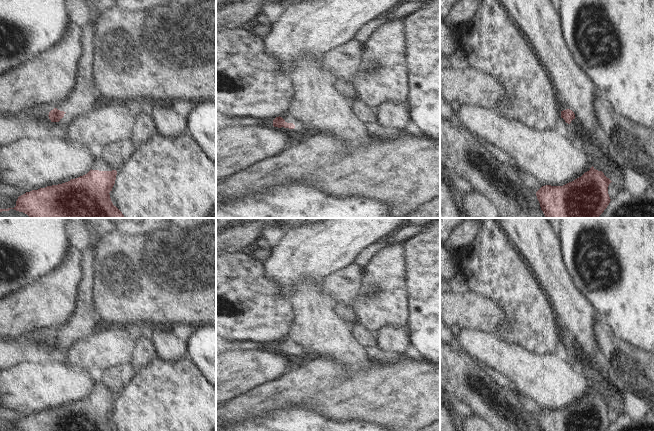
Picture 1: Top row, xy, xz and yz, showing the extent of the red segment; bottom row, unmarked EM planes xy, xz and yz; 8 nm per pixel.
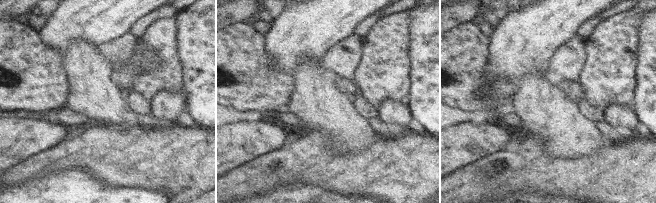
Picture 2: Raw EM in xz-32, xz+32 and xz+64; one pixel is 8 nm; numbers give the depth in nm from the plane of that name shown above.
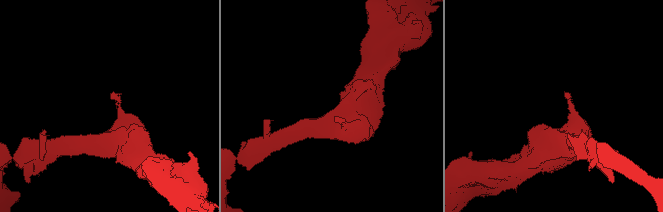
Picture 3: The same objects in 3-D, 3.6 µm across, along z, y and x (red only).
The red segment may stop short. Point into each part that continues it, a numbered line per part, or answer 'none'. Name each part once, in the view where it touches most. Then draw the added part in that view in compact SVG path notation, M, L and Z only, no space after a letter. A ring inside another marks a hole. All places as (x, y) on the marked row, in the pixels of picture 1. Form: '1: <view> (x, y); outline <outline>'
1: xz (299, 126); outline M287 115L286 117L282 117L282 118L285 120L285 122L293 123L295 125L294 129L281 127L281 129L283 129L283 130L285 130L293 135L299 135L302 131L308 129L308 126L306 126L303 122L295 119L291 115Z

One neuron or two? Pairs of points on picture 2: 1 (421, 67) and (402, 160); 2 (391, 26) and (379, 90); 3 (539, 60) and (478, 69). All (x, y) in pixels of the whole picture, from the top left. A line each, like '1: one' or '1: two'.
1: two
2: one
3: two

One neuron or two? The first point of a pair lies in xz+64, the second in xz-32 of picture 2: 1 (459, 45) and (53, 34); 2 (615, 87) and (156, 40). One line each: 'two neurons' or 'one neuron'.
1: two neurons
2: one neuron

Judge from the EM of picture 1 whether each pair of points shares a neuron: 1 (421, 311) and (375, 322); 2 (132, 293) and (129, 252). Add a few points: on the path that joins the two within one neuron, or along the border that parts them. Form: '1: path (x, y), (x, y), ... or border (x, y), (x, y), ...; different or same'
1: border (407, 290), (410, 306), (409, 325); different
2: path (132, 283), (132, 272), (129, 268), (129, 262); same

